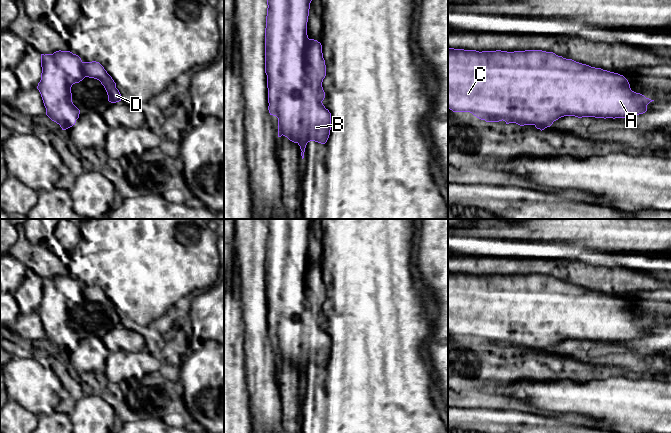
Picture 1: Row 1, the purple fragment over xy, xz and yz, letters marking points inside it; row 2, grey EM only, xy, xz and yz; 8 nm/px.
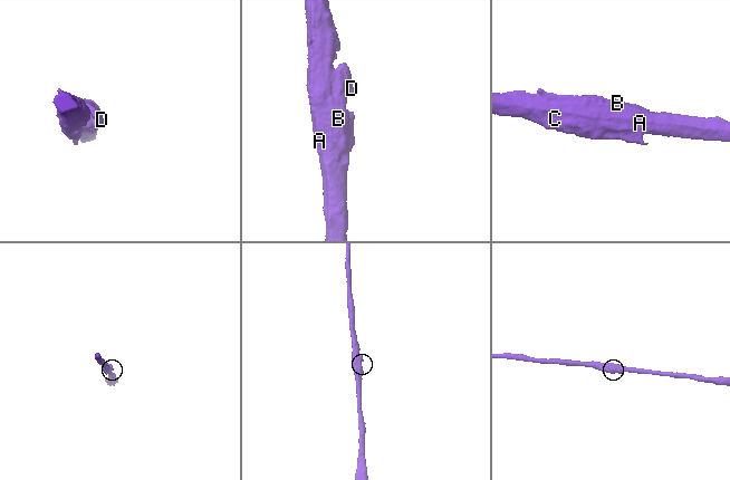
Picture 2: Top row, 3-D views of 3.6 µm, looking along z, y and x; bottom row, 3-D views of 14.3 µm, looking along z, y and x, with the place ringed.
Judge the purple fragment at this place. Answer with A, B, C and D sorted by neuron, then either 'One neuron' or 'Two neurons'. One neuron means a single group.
Groups: A B C D. One neuron

